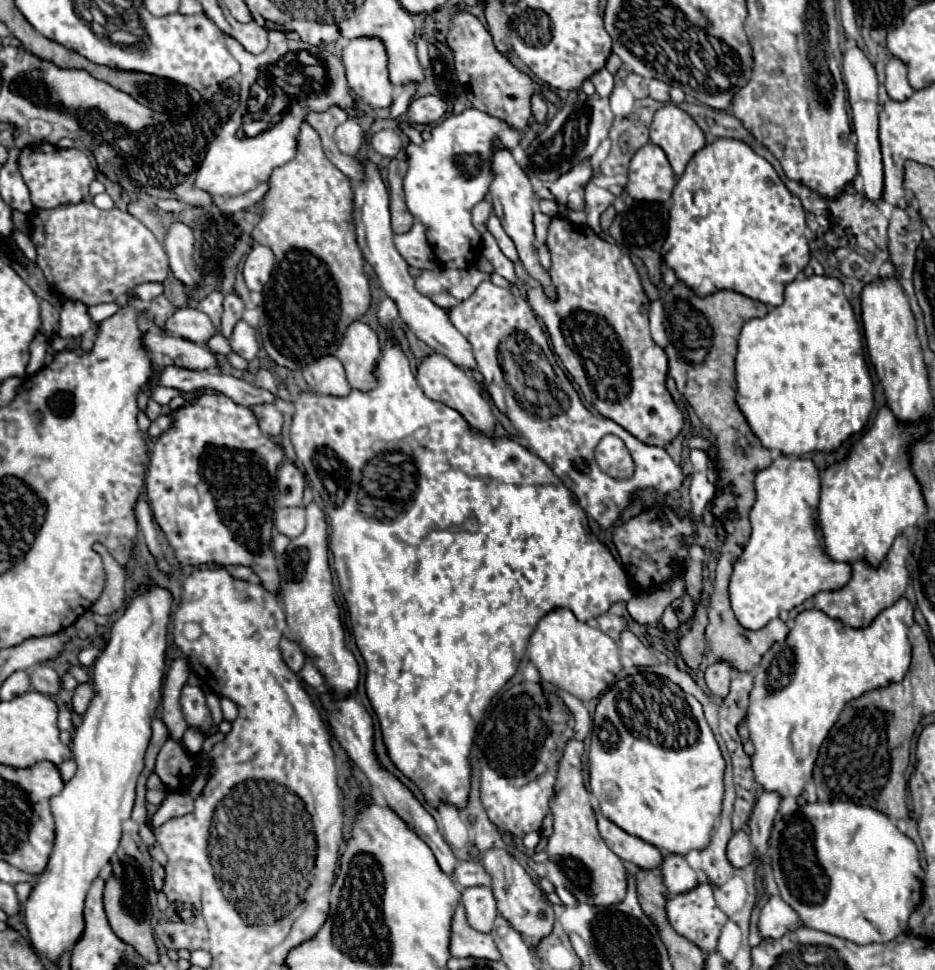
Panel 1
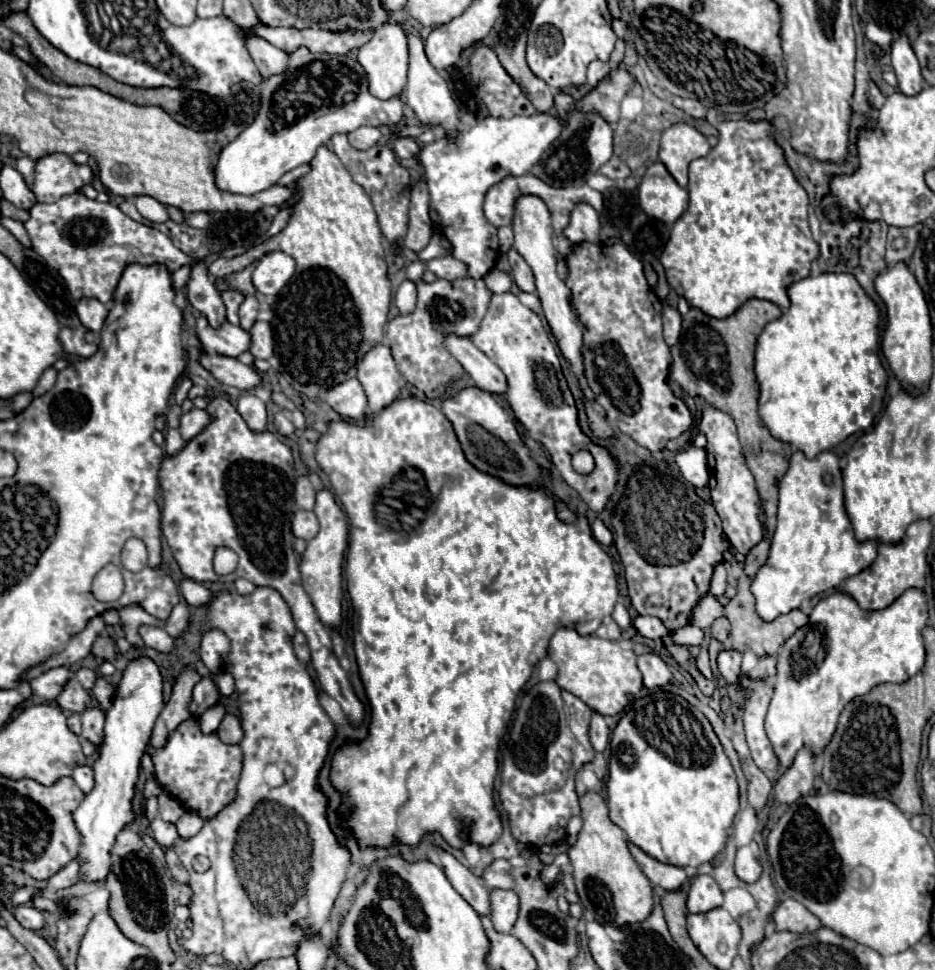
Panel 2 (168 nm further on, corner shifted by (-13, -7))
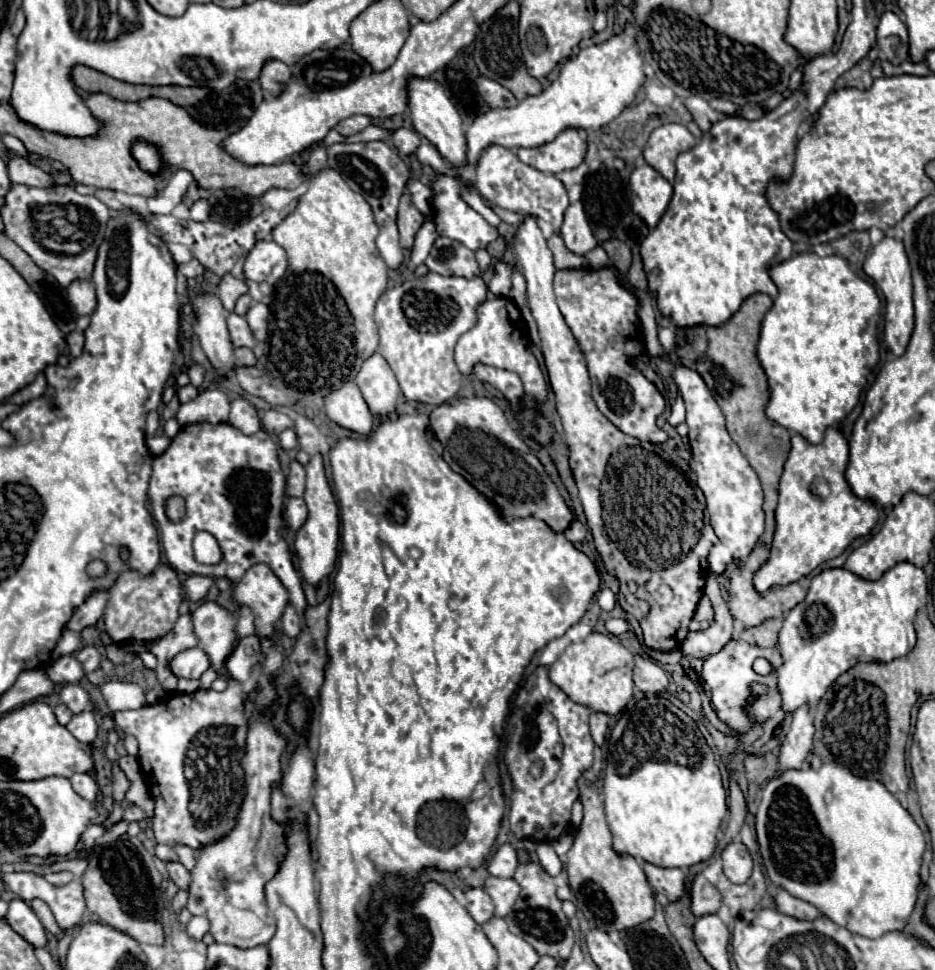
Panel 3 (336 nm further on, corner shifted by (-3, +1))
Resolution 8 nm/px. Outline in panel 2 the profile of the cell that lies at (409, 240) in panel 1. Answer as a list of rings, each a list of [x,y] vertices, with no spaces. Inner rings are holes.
[[[445,255],[445,257],[431,259],[431,261],[427,263],[427,269],[433,271],[437,277],[447,279],[447,281],[455,281],[455,279],[469,277],[467,265],[465,265],[463,261],[459,261],[459,259],[455,259],[453,255]]]

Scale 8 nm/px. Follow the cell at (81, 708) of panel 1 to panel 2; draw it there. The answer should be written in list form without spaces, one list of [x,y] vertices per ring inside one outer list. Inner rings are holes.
[[[89,707],[85,713],[81,713],[83,721],[83,733],[81,737],[91,741],[93,745],[99,745],[103,741],[103,723],[105,723],[105,713],[101,709]]]

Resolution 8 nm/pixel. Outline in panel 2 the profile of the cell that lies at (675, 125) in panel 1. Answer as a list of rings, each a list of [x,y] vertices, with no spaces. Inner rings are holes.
[[[677,123],[661,137],[659,161],[677,179],[681,187],[687,185],[687,167],[693,159],[705,157],[711,151],[709,141],[691,125]]]

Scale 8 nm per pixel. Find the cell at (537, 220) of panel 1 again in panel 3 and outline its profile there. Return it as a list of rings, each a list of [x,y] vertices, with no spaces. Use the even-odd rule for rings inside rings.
[[[575,201],[567,207],[561,235],[563,235],[565,245],[577,255],[585,255],[587,251],[591,251],[597,245],[597,239],[595,239],[591,227],[587,223],[581,201]]]

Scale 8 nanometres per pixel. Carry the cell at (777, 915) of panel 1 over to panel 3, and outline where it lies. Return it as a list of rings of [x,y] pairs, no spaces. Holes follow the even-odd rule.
[[[779,889],[779,893],[775,895],[775,905],[777,905],[779,913],[785,913],[789,917],[803,919],[803,921],[813,921],[821,915],[811,903],[805,903],[805,901],[789,895],[785,889]]]

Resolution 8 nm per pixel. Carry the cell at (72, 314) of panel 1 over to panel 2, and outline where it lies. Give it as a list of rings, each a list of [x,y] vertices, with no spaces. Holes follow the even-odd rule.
[[[83,297],[83,299],[79,299],[79,303],[77,303],[77,313],[79,313],[81,323],[83,323],[87,329],[99,333],[101,327],[103,327],[103,323],[105,323],[105,319],[107,319],[109,309],[107,309],[107,305],[101,303],[99,299]]]

